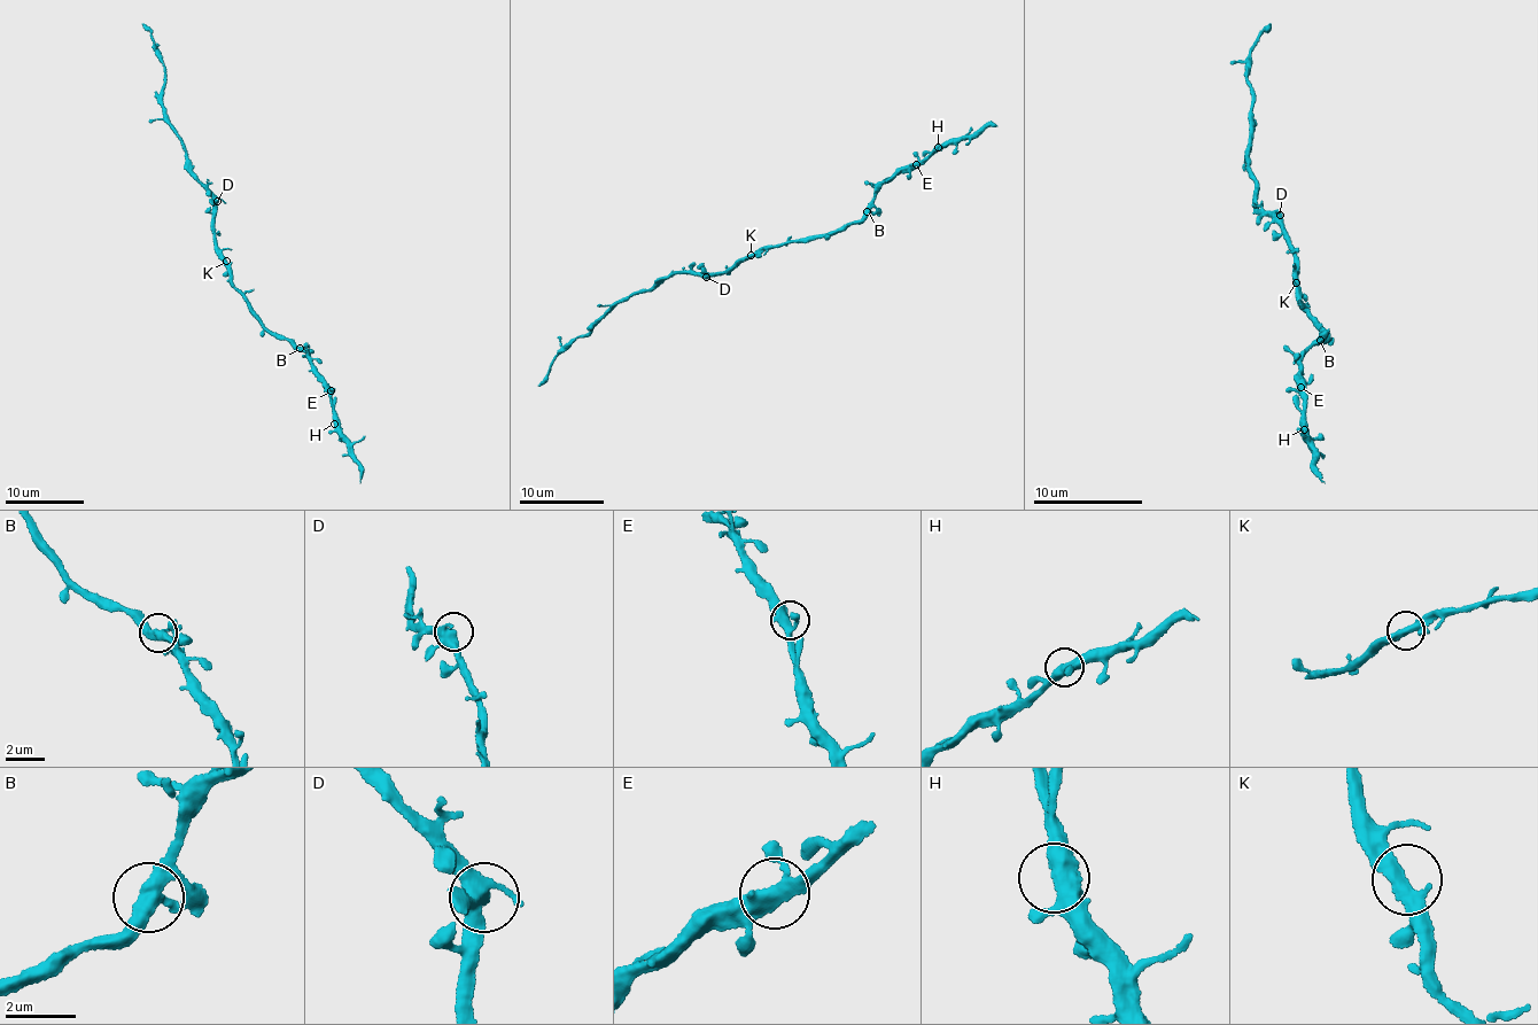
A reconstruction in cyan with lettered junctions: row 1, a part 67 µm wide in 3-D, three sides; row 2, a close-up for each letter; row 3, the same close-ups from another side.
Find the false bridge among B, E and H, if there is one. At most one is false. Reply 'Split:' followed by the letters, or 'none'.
Split: none

